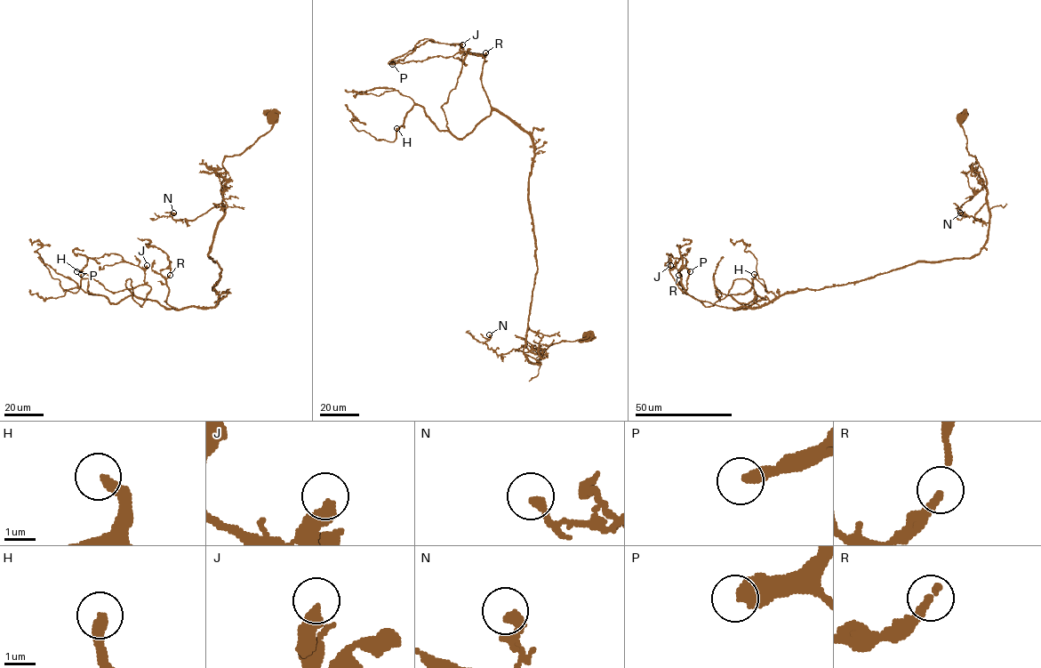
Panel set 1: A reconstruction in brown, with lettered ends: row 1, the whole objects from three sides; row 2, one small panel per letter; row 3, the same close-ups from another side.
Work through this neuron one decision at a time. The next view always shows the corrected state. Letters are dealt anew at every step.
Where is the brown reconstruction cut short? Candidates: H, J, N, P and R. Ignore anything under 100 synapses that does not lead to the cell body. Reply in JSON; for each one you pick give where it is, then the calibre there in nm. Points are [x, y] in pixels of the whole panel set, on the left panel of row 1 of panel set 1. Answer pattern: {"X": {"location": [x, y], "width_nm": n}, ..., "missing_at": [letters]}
{"H": {"location": [81, 274], "width_nm": 340}, "missing_at": ["H"]}

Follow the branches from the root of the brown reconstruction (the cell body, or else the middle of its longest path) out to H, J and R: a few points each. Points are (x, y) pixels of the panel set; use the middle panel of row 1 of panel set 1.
H: (588, 335), (540, 364), (524, 352), (530, 136), (492, 110), (457, 139), (420, 105), (396, 128)
J: (588, 335), (540, 364), (524, 352), (534, 143), (495, 110), (449, 131), (462, 44)
R: (588, 335), (540, 350), (540, 364), (524, 352), (537, 271), (534, 143), (491, 106), (485, 52)

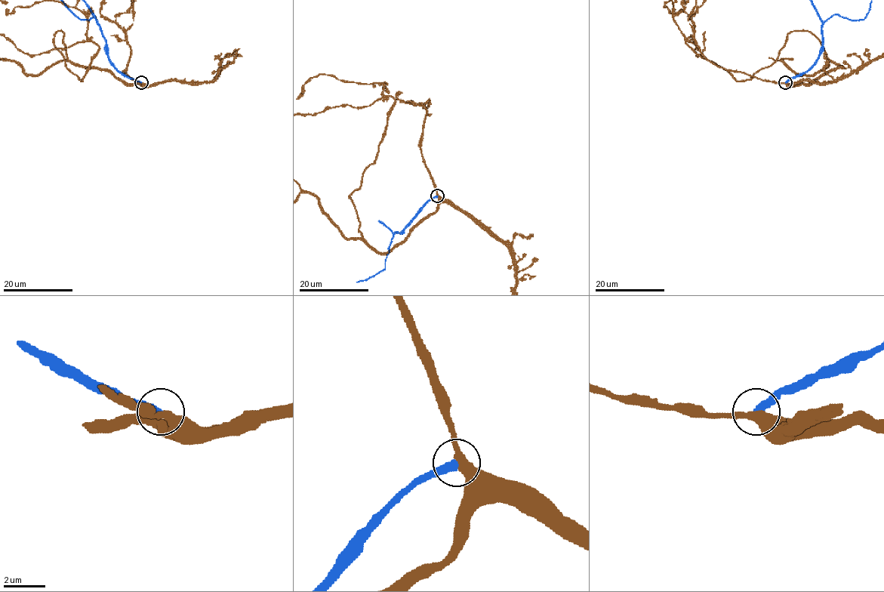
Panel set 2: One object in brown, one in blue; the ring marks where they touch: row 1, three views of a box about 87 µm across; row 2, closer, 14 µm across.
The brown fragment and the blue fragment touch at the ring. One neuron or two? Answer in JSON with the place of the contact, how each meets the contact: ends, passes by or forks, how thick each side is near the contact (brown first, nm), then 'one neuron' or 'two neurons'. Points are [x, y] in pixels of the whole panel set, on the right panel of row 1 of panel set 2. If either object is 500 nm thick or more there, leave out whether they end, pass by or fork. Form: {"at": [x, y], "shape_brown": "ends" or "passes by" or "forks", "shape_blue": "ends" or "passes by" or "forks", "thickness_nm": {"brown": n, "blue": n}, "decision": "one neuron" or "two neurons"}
{"at": [785, 82], "shape_brown": "passes by", "shape_blue": "ends", "thickness_nm": {"brown": 360, "blue": 360}, "decision": "one neuron"}

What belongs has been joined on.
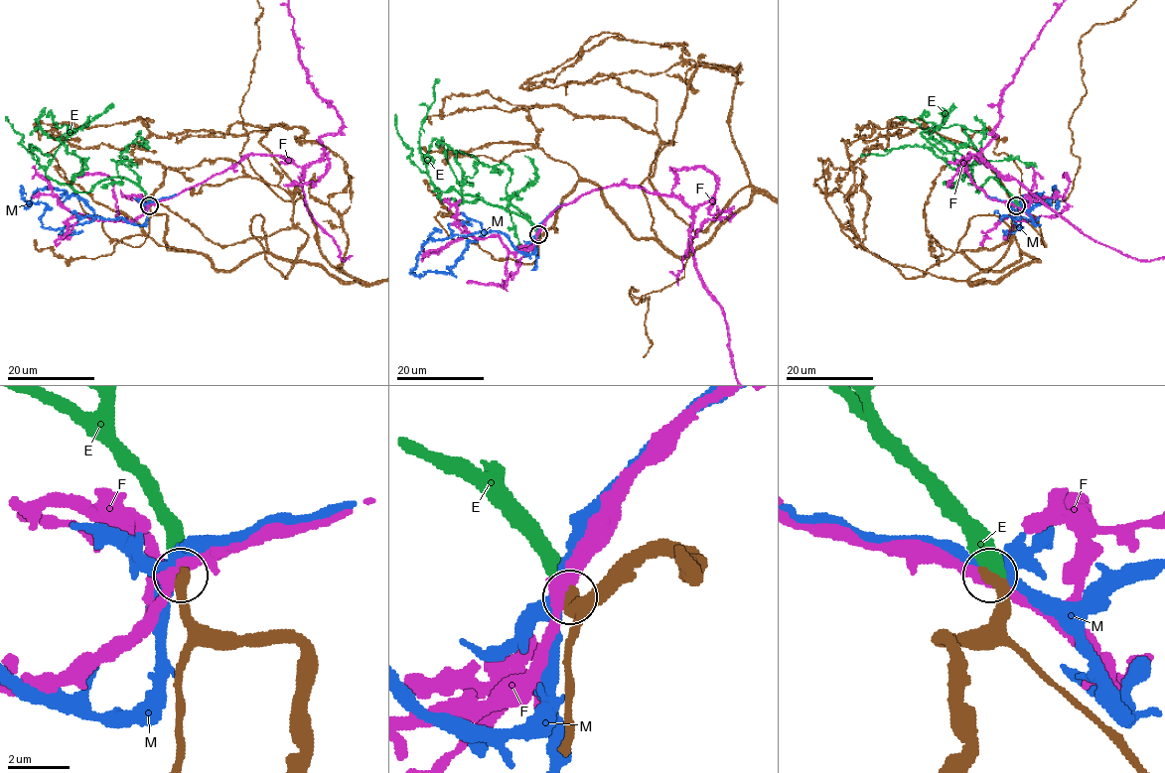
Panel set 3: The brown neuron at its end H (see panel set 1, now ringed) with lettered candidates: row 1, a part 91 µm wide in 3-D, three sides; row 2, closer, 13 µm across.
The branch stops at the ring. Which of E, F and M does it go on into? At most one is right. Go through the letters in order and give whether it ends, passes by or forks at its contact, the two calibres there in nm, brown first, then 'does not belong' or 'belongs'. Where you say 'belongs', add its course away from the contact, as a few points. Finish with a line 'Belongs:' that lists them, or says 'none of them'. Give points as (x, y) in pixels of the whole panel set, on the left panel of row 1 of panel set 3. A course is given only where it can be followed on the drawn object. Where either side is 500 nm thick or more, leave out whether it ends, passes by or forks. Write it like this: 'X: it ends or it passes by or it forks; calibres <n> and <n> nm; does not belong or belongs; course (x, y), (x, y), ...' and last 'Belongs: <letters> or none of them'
E: calibres 440 and 550 nm; belongs
F: it passes by; calibres 440 and 360 nm; does not belong
M: it forks; calibres 440 and 360 nm; does not belong
Belongs: E

